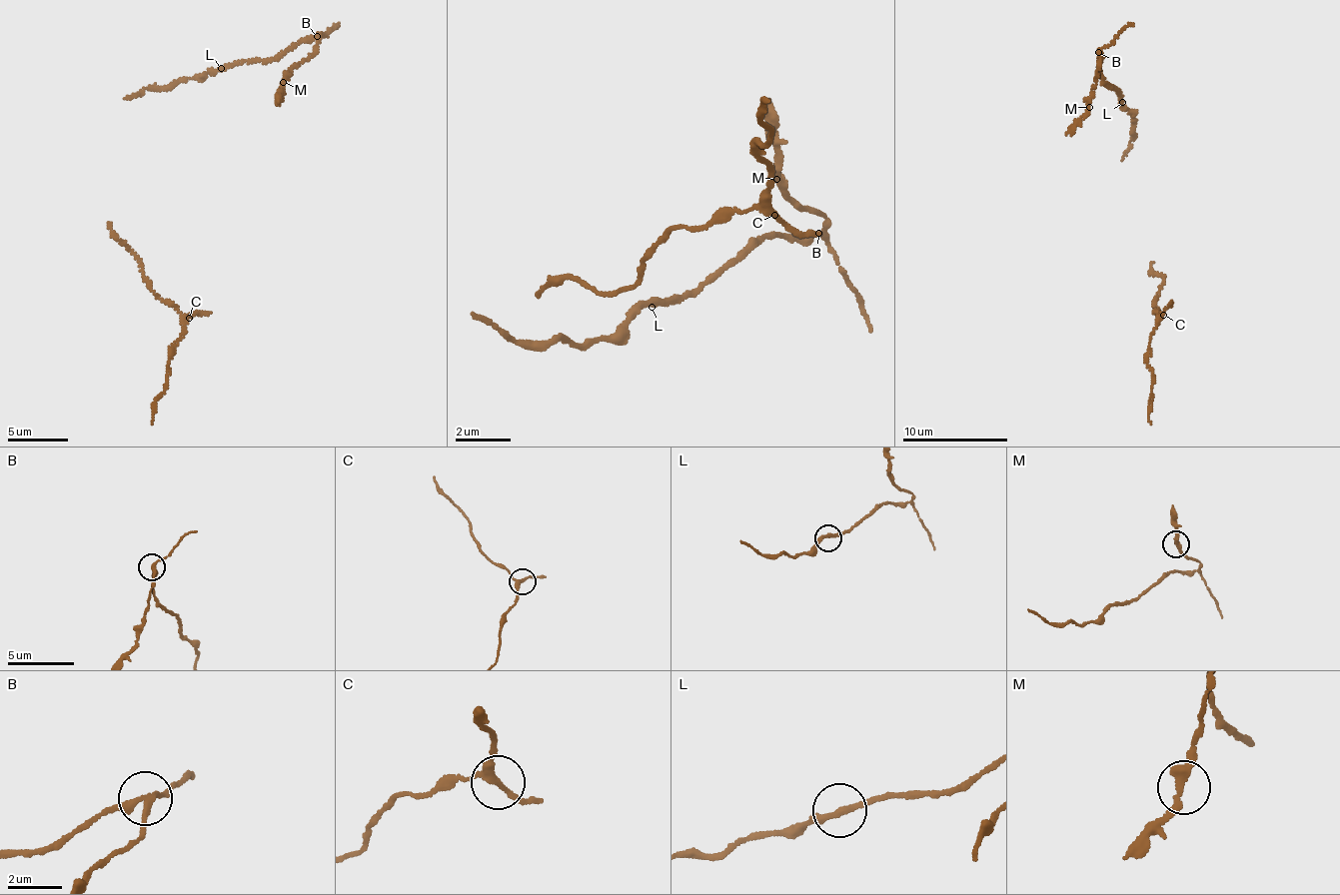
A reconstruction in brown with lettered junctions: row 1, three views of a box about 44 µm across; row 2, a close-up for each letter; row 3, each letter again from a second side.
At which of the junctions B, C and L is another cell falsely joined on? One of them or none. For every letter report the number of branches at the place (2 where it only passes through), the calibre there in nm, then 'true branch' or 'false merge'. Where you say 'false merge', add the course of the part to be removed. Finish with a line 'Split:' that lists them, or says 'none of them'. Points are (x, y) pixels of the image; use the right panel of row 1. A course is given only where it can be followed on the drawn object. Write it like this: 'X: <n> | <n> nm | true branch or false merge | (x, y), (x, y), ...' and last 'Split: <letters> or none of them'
B: 3 | 240 nm | false merge | (1098, 52), (1100, 64), (1094, 97), (1086, 106), (1086, 116), (1066, 135)
C: 3 | 240 nm | true branch
L: 2 | 240 nm | true branch
Split: B

